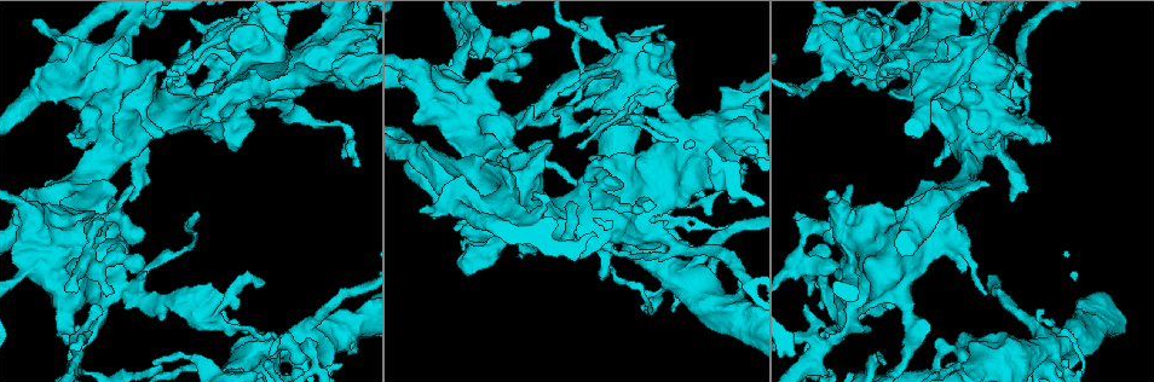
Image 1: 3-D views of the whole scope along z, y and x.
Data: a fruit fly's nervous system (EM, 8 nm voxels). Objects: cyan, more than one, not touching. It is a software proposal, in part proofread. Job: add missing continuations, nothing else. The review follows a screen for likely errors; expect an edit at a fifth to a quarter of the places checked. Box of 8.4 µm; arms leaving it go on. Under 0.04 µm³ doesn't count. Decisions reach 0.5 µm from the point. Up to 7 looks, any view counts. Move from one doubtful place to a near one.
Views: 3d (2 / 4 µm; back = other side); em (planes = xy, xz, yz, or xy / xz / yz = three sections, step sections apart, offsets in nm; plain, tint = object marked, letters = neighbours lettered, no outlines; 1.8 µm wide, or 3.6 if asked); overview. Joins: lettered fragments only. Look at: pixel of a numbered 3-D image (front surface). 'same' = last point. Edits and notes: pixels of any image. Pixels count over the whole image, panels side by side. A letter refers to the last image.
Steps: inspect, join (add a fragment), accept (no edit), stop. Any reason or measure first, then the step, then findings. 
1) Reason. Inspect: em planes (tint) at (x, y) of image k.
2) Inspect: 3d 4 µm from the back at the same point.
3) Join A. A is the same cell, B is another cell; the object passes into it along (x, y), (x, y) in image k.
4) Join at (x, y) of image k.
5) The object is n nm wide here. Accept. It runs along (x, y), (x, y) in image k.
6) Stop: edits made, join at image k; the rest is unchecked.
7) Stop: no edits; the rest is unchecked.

Touches itself. Inspect: em 3.6 µm planes (letters) at (58, 246) of image 1.

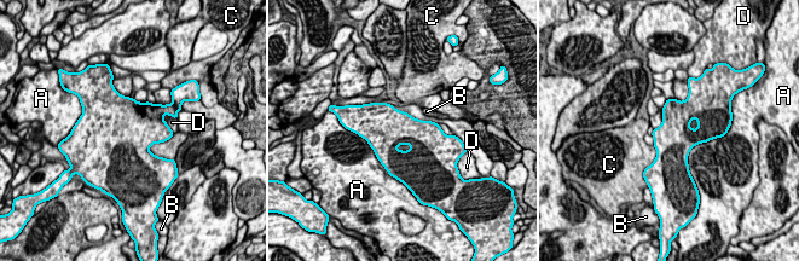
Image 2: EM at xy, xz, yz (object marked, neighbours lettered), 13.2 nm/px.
Accept. A, B, C and D are other cells; no lettered fragment goes on from it.

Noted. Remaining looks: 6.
Thin end. Inspect: em planes (tint) at (265, 283) of image 1.

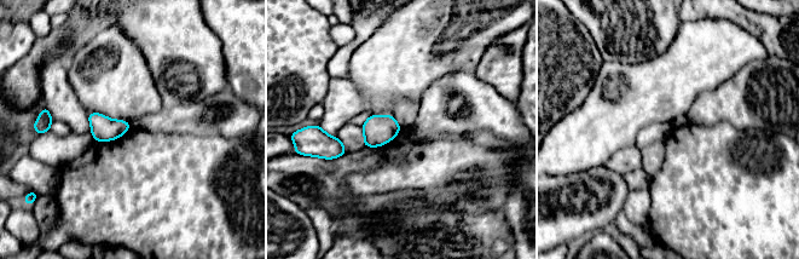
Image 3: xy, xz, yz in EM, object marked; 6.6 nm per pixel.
Inspect: em planes (letters) at the same point.

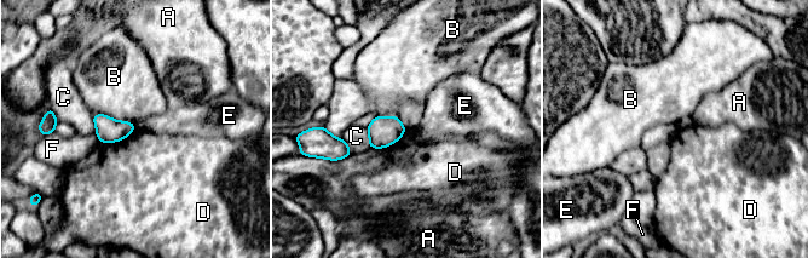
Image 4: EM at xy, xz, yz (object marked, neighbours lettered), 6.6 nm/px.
Accept. A, B, C, D, E and F are other cells; a border runs along (136, 128), (121, 139), (99, 142) in image 4; none of them fits.

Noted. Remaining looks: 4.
Touches itself. Inspect: em 3.6 µm planes (tint) at (614, 192) of image 1.

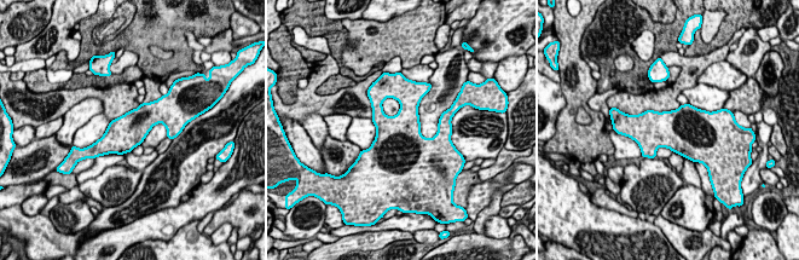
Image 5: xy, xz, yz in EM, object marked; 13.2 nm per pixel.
Inspect: em 3.6 µm planes (letters) at the same point.

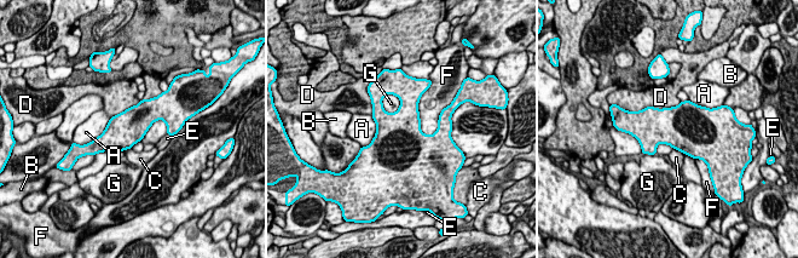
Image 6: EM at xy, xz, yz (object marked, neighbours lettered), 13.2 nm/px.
Accept. A, B, C, D, E, F and G are other cells; no lettered fragment goes on from it.

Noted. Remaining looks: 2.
Stop: no edits; the rest is unchecked.

